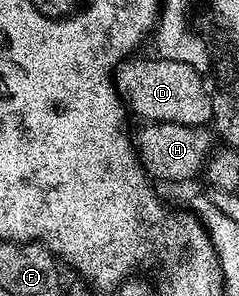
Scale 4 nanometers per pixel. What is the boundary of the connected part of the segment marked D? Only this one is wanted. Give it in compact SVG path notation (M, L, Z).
M131 56L116 67L114 72L114 87L122 95L123 103L128 107L131 115L139 114L146 118L147 123L171 122L181 126L206 126L212 119L212 104L214 94L206 87L207 75L201 70L192 68L192 64L180 64L177 60L168 60L151 56L151 58L138 58Z

